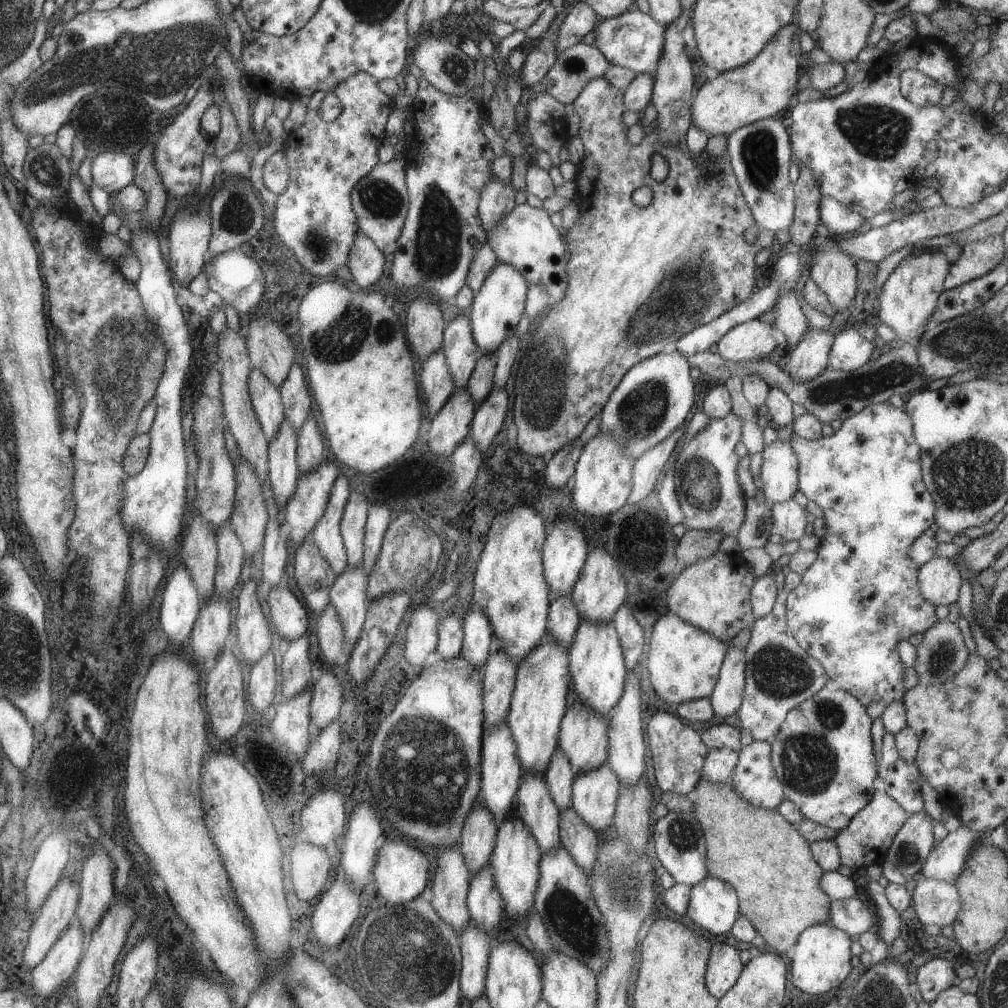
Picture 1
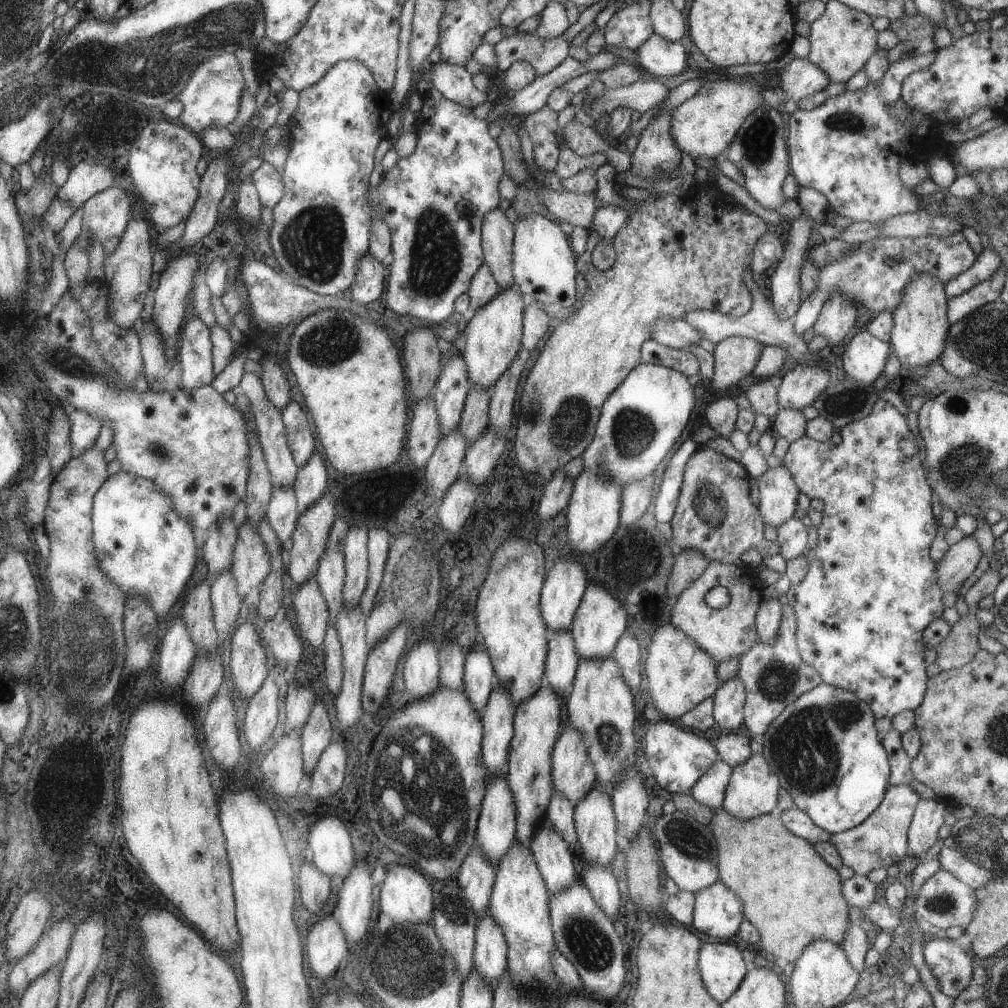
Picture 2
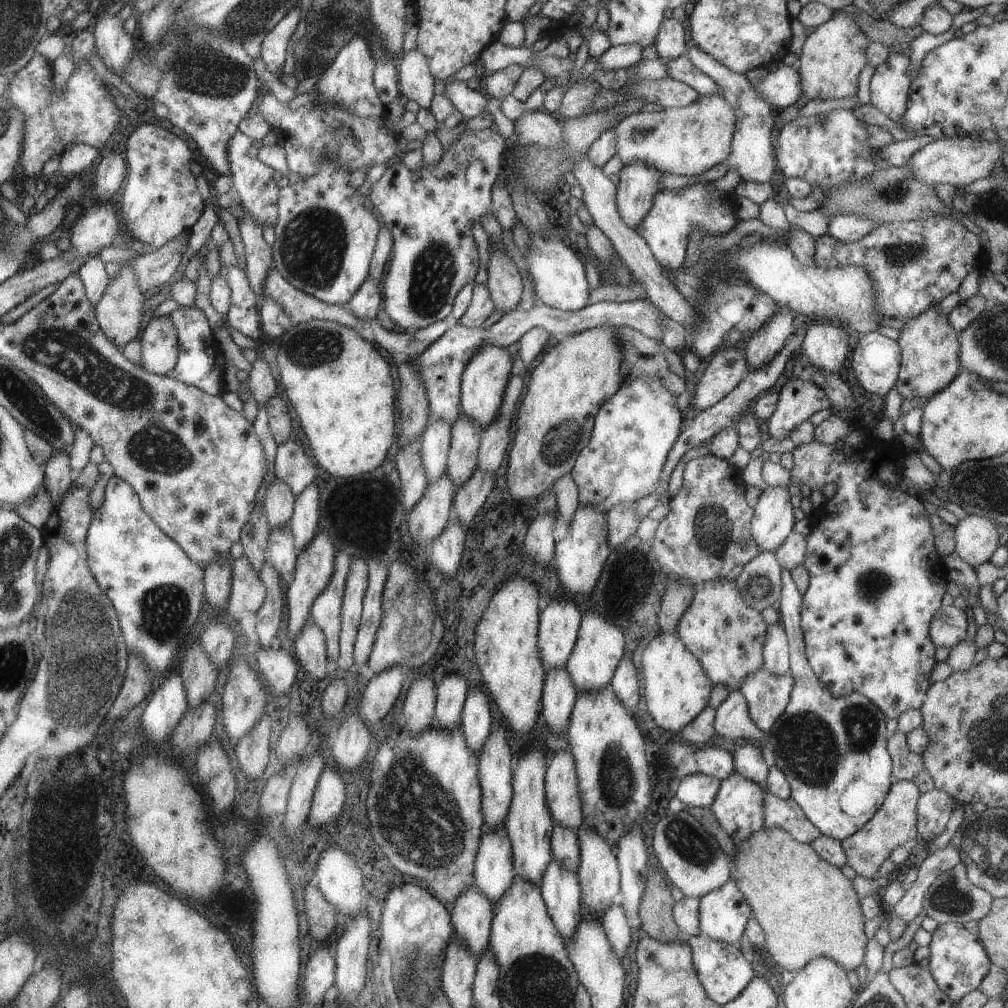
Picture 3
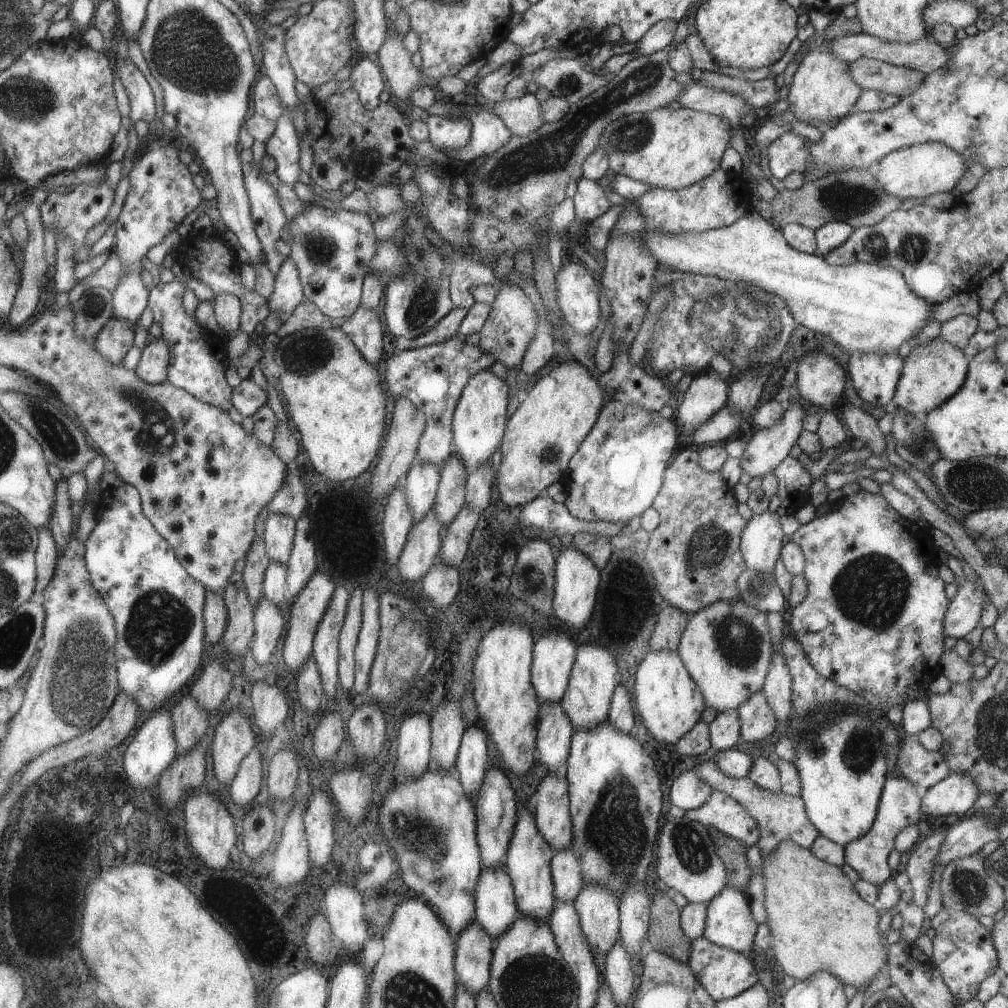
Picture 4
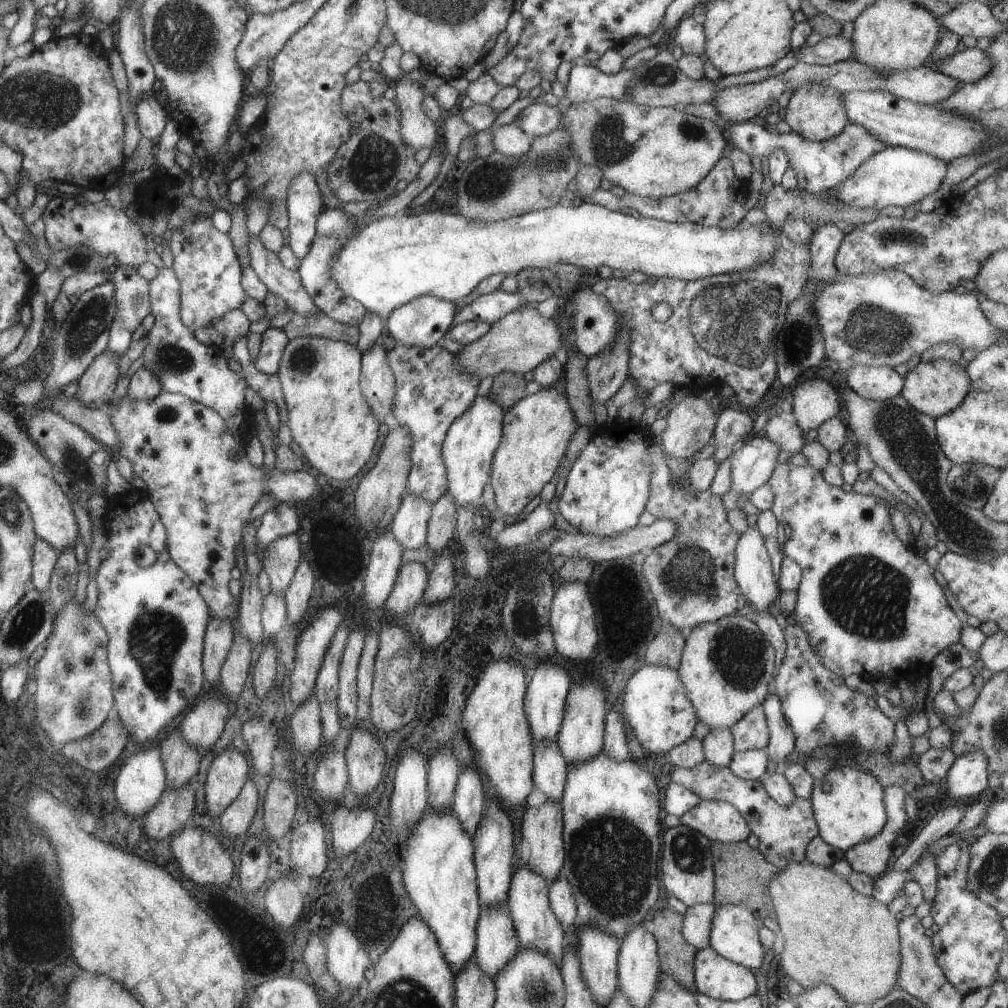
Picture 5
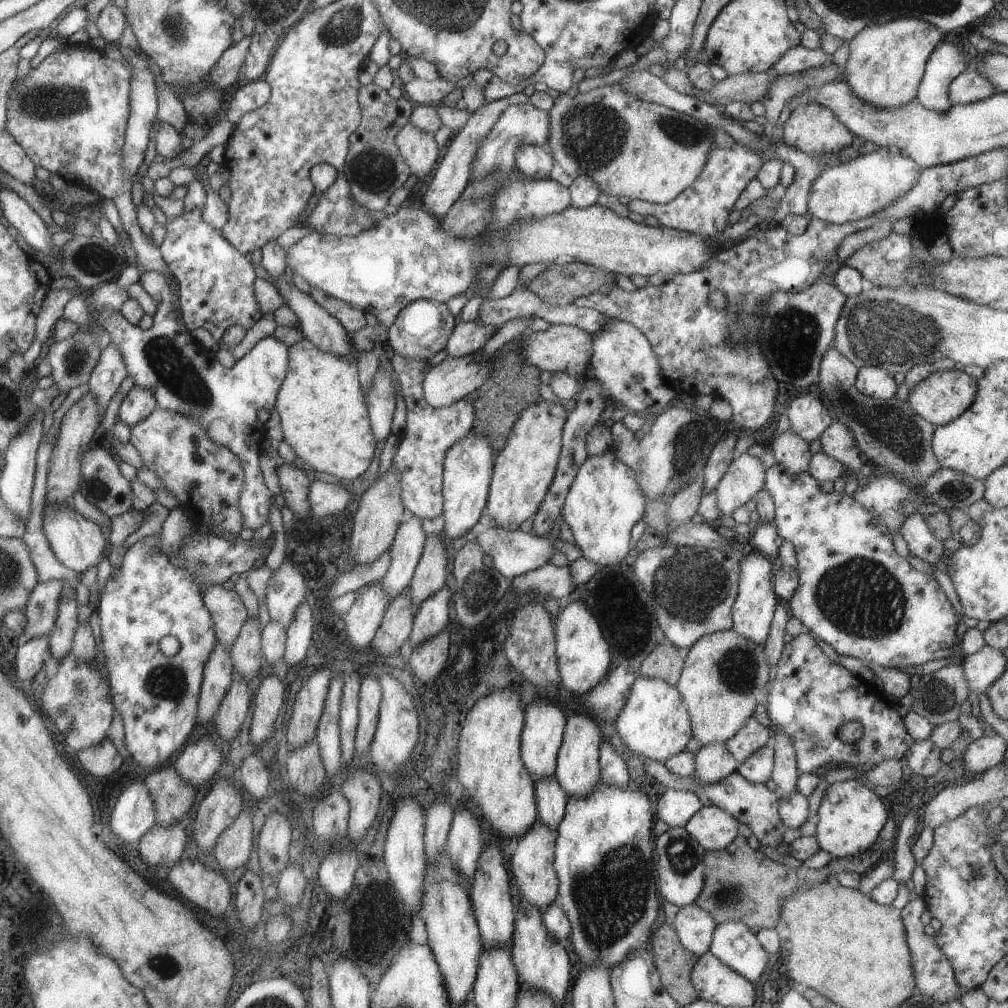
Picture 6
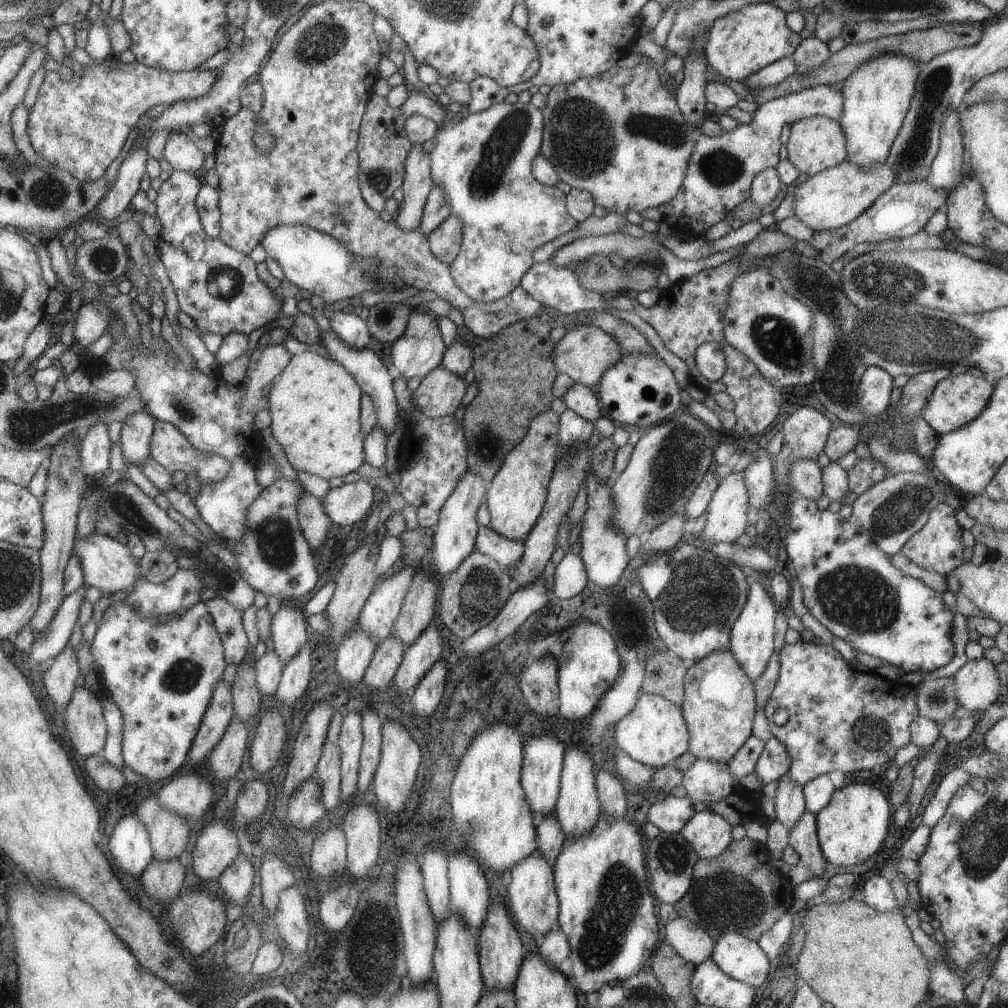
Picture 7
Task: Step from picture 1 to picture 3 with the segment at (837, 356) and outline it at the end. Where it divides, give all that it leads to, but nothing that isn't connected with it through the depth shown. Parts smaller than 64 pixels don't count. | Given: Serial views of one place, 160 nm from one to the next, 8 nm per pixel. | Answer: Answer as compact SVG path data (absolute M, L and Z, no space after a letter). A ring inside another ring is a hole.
M878 332L858 336L851 354L851 370L861 388L885 396L896 384L900 366L899 344Z

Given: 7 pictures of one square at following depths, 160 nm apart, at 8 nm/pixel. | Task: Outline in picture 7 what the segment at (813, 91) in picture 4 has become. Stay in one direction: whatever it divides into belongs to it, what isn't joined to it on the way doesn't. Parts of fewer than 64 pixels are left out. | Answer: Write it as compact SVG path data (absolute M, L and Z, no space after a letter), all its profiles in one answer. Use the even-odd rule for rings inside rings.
M825 116L801 118L791 125L789 140L785 142L783 157L789 160L799 175L806 174L807 179L823 170L833 168L846 161L845 138L838 122Z

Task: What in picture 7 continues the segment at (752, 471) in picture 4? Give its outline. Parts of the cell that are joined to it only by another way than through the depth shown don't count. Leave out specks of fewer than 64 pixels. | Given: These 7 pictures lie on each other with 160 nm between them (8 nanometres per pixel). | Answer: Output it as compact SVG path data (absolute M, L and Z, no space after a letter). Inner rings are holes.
M741 471L730 472L718 480L706 506L706 521L699 535L708 543L735 541L748 525L748 492Z

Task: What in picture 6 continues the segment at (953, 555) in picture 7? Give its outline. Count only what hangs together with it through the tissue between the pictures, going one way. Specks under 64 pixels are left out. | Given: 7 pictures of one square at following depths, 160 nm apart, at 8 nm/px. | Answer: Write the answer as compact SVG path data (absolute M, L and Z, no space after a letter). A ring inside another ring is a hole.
M921 512L907 516L899 526L899 533L907 543L909 554L927 564L935 565L948 555L943 542L929 531Z

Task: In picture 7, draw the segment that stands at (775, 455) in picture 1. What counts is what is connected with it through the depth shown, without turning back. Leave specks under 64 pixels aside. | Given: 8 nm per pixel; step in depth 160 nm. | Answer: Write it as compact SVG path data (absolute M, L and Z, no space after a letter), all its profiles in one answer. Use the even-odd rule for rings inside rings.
M750 578L745 604L730 630L729 650L752 681L761 674L774 651L774 618L777 609L777 604L771 600L763 586Z

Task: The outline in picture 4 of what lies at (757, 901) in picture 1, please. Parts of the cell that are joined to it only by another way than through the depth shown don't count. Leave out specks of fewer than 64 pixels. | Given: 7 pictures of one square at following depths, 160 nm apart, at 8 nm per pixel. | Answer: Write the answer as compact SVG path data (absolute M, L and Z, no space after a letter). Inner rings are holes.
M789 839L781 840L781 842L776 844L776 847L772 851L761 854L761 860L761 876L763 878L762 883L764 884L763 908L766 912L765 924L768 926L772 936L771 949L773 950L773 956L776 958L777 964L781 966L784 974L793 976L794 980L798 981L811 976L814 972L827 971L834 974L834 976L844 985L851 984L851 986L857 988L858 986L861 986L861 983L869 984L873 976L875 976L875 973L878 972L879 968L881 968L883 963L887 960L885 939L883 939L878 932L878 920L880 918L877 916L876 910L872 906L869 906L869 904L863 902L863 900L859 898L859 895L855 892L853 884L847 879L841 869L837 868L835 865L823 862L821 859L813 856L810 849L795 844Z

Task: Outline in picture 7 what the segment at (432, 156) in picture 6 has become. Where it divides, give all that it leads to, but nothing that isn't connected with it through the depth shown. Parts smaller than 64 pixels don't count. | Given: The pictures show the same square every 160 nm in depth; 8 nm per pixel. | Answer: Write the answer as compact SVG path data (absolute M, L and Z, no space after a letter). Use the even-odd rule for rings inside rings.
M412 144L404 162L404 180L401 184L403 200L393 216L397 228L413 232L420 226L423 208L431 188L429 153L425 152L421 145Z

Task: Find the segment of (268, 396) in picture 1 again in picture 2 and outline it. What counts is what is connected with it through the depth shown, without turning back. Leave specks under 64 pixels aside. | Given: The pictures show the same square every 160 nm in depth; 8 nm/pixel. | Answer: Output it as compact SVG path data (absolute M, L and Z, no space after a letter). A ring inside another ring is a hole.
M245 371L241 375L237 389L248 398L249 408L256 422L256 433L264 454L269 482L271 482L272 488L277 488L277 486L294 486L298 468L293 462L292 454L287 444L281 411L278 411L278 408L275 408L275 405L267 398L262 382L257 374Z

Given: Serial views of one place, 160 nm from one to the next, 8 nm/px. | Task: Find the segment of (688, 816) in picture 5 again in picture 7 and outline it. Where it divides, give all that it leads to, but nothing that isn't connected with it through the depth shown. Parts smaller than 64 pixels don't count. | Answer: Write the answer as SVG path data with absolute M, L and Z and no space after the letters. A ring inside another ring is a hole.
M713 809L696 812L683 826L680 833L693 847L699 859L721 854L732 841L730 824Z

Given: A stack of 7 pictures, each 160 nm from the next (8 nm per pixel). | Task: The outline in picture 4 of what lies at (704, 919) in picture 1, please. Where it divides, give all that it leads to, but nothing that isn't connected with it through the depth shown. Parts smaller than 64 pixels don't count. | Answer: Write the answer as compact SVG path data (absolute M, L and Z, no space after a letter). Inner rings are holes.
M725 885L706 905L705 928L703 936L713 944L729 947L742 953L748 950L751 955L753 946L754 932L757 924L753 921L749 912L749 902L743 890L735 890L729 885Z

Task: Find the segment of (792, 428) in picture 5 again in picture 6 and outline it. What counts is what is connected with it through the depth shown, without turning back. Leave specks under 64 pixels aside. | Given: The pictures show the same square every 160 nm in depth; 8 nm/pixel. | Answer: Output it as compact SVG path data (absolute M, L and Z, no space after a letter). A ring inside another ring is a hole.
M790 429L771 439L771 454L775 457L777 464L783 464L787 470L793 474L801 474L809 470L811 462L811 452L808 442L801 440L797 434L793 434Z

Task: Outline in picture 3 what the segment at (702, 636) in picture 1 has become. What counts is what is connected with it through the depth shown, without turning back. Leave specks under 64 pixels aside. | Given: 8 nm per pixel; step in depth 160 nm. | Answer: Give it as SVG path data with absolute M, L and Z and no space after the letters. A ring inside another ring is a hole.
M675 631L660 633L641 649L641 674L643 676L643 696L647 698L647 712L655 720L655 725L669 733L677 733L697 717L708 705L712 684L701 670L693 654L681 644Z

